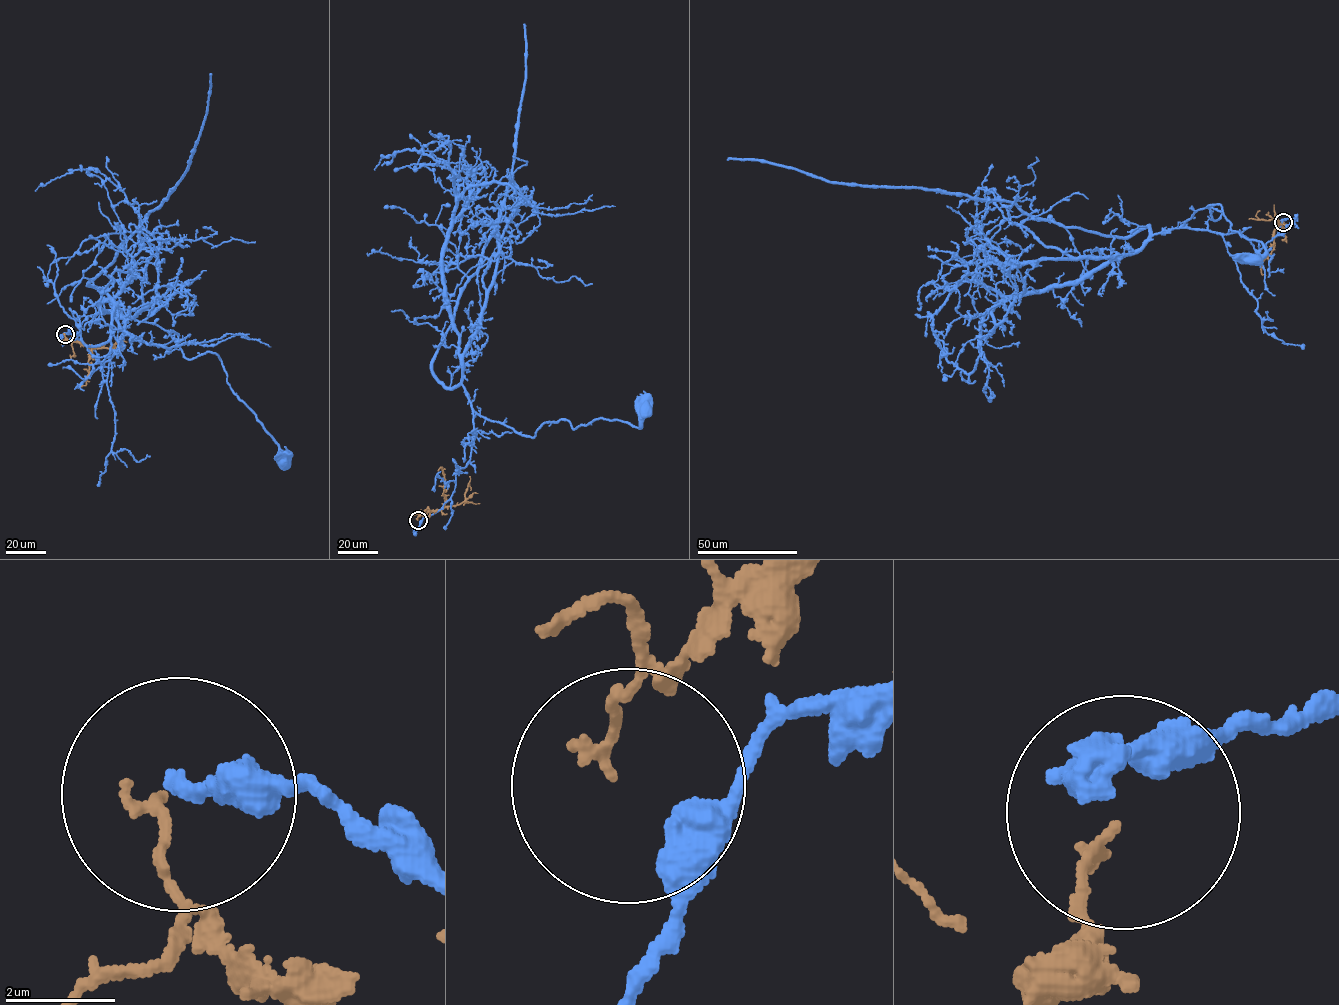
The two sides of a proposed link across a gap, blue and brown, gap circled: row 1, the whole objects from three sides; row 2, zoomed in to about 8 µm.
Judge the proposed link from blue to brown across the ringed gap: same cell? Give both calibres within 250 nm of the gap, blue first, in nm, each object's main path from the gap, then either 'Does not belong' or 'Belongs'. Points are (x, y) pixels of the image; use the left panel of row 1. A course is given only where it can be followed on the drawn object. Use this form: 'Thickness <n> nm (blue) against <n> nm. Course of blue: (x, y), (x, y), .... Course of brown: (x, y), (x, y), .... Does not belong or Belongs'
Thickness 500 nm (blue) against 240 nm. Course of blue: (66, 333), (101, 368), (120, 345), (128, 319), (167, 331), (183, 357), (215, 353), (230, 388), (285, 463). Course of brown: (64, 333), (67, 339), (91, 347), (89, 374), (86, 384), (81, 386). Does not belong

